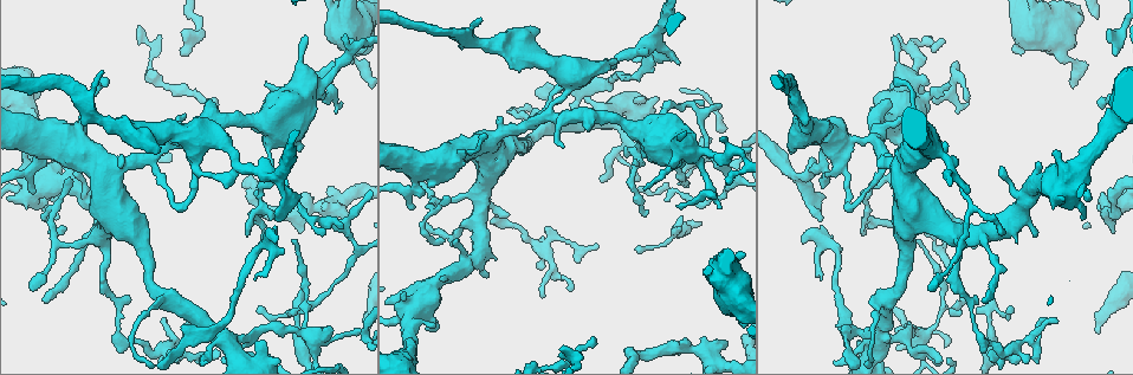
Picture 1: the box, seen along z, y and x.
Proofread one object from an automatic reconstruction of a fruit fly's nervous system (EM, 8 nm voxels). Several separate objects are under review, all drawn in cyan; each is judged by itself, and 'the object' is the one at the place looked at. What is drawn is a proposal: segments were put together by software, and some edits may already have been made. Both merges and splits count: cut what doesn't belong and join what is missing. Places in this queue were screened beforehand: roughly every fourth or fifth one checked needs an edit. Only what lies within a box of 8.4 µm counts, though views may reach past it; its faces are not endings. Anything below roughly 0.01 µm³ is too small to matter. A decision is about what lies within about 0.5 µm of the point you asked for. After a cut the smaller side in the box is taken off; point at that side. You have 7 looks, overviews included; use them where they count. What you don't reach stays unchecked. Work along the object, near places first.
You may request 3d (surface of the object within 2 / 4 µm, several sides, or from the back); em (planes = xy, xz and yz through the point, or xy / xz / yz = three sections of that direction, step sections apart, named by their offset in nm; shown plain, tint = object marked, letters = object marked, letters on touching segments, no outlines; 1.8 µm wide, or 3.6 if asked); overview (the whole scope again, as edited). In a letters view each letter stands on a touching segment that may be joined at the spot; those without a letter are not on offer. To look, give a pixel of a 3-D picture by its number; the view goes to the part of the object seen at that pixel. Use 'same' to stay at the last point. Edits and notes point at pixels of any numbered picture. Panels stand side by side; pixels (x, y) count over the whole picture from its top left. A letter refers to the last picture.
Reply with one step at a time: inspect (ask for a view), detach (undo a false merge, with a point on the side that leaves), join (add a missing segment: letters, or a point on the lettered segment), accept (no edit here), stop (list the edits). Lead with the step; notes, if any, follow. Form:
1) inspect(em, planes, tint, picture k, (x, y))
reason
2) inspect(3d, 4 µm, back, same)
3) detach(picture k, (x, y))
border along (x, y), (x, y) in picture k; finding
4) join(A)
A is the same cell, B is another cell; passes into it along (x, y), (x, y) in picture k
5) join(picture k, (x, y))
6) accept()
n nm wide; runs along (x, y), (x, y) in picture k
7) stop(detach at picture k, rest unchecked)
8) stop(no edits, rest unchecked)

inspect(em, xy, step 8, tint, picture 1, (883, 341))
thin arm on a thick one

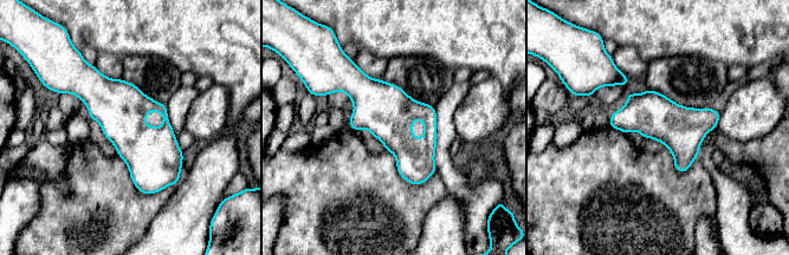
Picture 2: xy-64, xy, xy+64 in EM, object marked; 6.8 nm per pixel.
inspect(em, planes, letters, same)
cut it another way

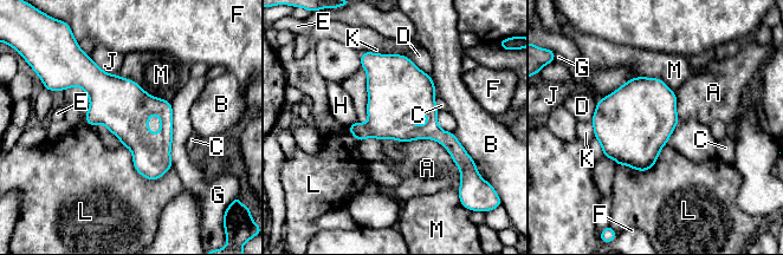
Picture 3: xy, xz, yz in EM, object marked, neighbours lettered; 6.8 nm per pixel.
accept()
A touches over 460 nm; A, B, C, D, E, F, G, H, J, K, L and M are other cells; continuous, no second neuron

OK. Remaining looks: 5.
inspect(3d, 2 µm, picture 1, (946, 96))

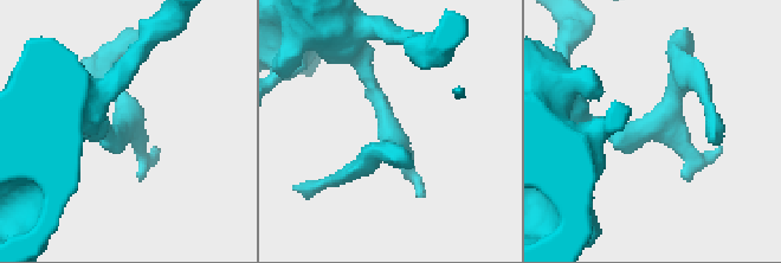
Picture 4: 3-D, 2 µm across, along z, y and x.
inspect(em, planes, tint, picture 4, (645, 131))

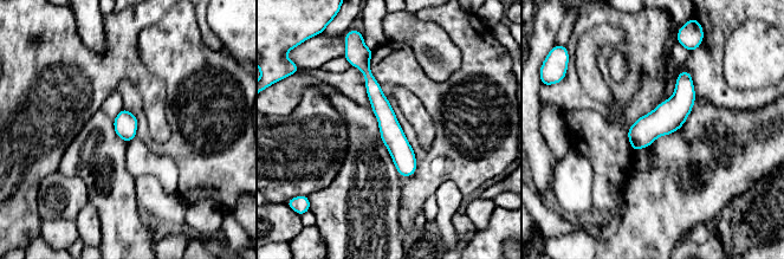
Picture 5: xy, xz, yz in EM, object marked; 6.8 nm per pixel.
inspect(em, planes, letters, same)
what lies round it

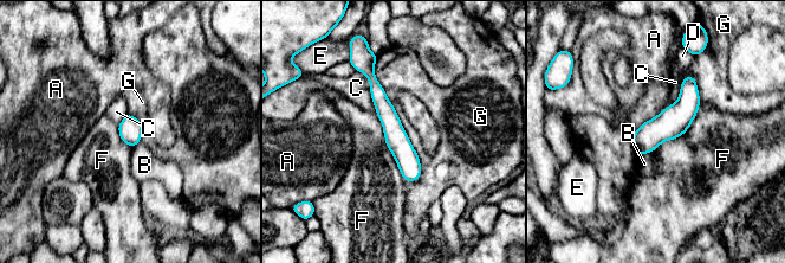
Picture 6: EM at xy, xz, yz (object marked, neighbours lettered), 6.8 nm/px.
accept()
A, B, C, D, E, F and G are other cells; runs along (369, 66), (377, 95), (413, 178) in picture 6; all the same neuron

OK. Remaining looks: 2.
inspect(3d, 4 µm, back, picture 1, (1006, 353))
thin neck

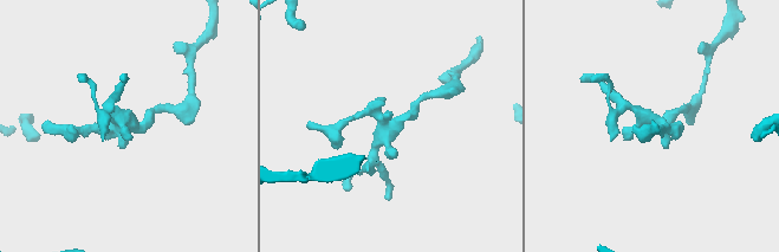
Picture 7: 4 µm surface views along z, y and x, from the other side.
inspect(em, yz, step 16, letters, picture 7, (396, 126))

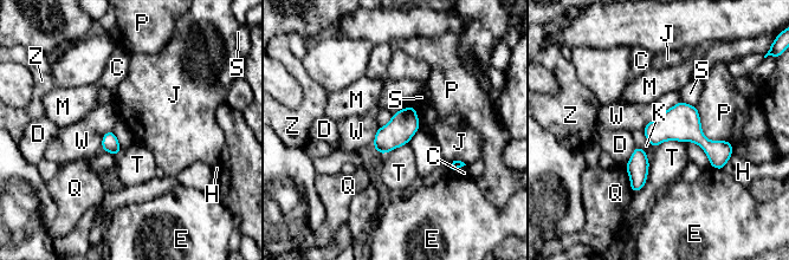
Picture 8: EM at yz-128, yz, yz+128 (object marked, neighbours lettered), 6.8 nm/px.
accept()
C, D, E, H, J, K, M, P, Q, S, T, W and Z are other cells; border along (641, 130), (646, 140), (654, 148) in picture 8; one neuron here

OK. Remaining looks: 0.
stop(no edits, rest unchecked)

